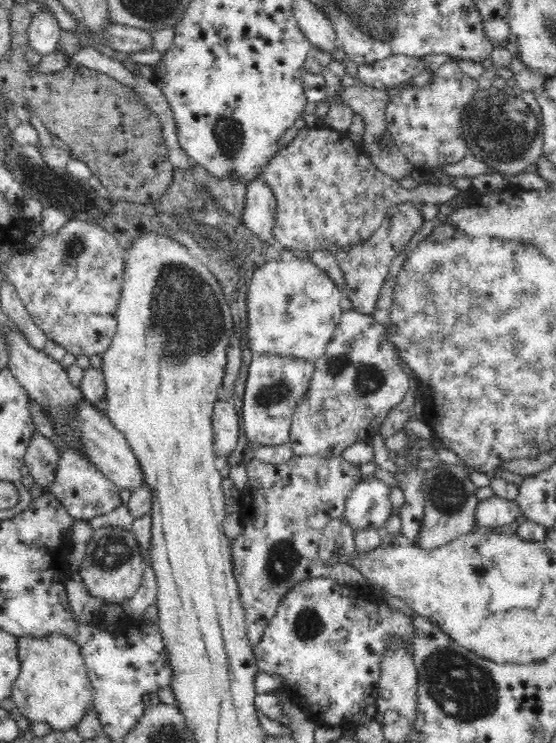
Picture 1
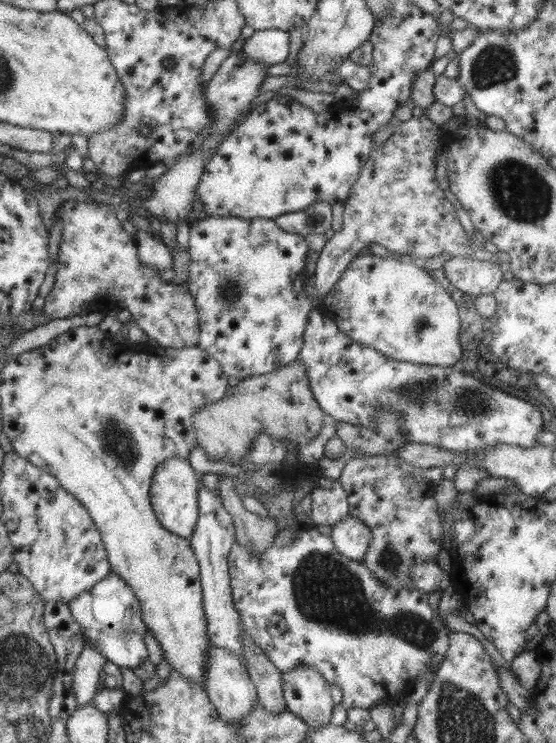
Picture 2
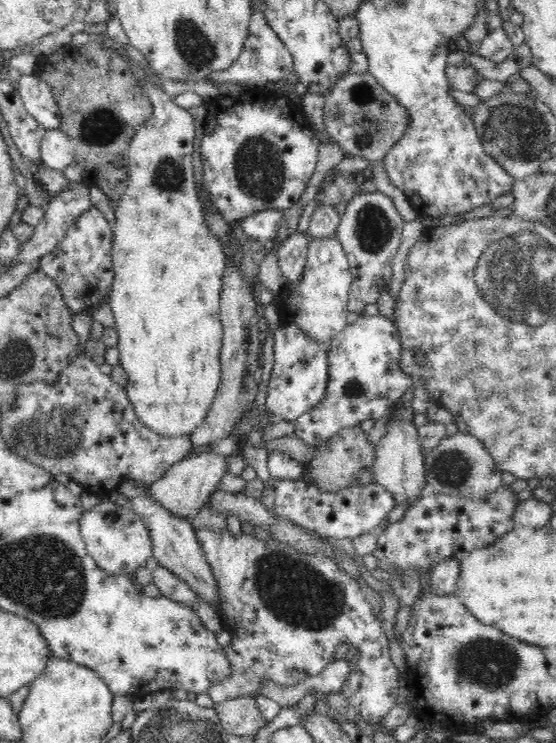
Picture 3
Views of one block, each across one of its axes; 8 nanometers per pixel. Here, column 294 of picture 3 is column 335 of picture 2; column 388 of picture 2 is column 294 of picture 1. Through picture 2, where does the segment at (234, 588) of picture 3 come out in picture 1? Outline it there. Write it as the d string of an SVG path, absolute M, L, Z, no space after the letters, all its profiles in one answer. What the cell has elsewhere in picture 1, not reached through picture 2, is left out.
M316 577L303 580L303 582L296 584L280 601L277 613L274 615L274 618L270 620L260 642L255 644L253 654L255 655L259 670L267 672L268 674L282 676L282 682L292 702L296 706L309 711L309 714L318 723L324 722L324 724L329 724L329 726L334 726L334 724L356 724L356 726L361 726L375 720L377 713L376 696L378 696L379 693L380 663L382 663L385 658L386 650L396 642L396 638L397 642L403 642L406 650L412 654L414 642L414 623L412 623L412 618L402 613L402 611L389 608L385 598L379 596L373 588L368 588L367 585L363 587L348 584L343 585L337 580L328 577Z

